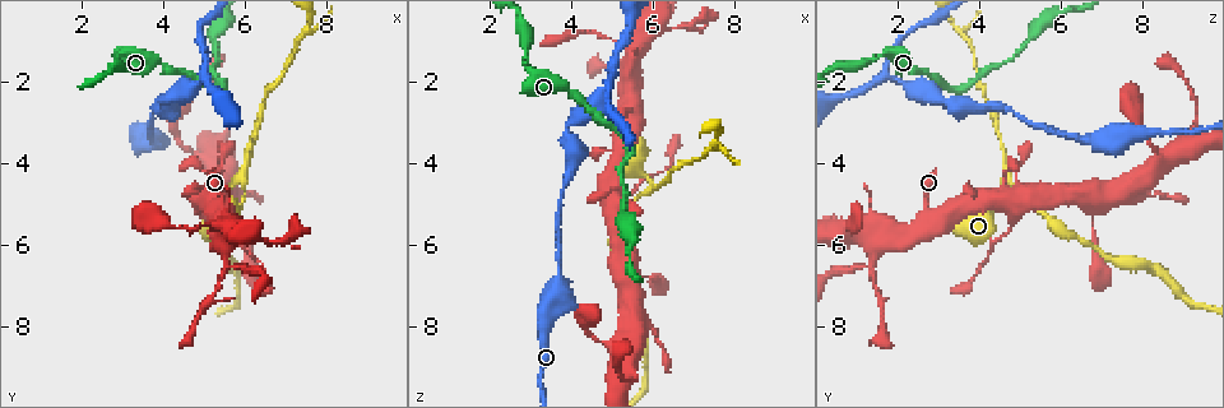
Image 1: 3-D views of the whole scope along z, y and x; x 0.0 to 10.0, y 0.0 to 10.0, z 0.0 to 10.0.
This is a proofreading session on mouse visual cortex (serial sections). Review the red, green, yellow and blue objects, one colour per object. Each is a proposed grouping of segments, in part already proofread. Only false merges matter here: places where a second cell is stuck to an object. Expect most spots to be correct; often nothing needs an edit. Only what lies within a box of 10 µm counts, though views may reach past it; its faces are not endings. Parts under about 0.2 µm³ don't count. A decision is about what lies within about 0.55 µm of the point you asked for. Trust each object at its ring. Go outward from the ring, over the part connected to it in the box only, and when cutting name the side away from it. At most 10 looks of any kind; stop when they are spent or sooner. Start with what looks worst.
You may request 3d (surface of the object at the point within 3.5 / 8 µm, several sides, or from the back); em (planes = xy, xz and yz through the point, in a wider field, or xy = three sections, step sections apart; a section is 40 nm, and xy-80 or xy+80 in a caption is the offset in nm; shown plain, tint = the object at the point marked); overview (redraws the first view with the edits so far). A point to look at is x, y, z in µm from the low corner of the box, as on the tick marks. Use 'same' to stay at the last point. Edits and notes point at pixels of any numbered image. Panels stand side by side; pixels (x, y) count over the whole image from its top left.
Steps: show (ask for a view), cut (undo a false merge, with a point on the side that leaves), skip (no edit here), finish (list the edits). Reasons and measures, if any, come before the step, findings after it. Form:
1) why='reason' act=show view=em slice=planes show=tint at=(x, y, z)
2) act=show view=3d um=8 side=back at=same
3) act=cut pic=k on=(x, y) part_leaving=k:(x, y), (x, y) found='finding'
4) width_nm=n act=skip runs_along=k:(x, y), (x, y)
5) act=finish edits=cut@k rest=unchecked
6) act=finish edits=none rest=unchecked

why='three arms meet' act=show view=3d um=3.5 at=(5.05, 1.90, 1.70)

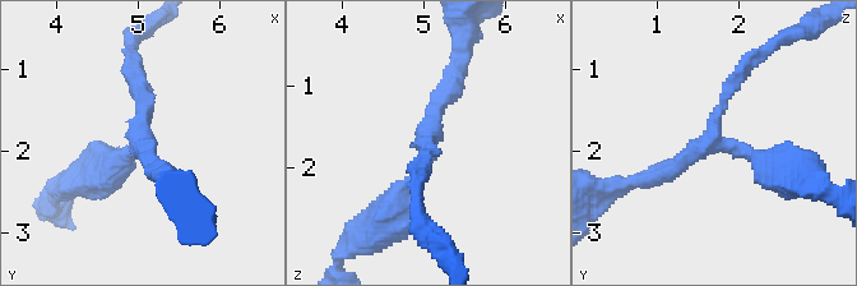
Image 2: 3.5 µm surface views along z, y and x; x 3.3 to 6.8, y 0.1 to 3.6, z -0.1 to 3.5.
arms=3 arm_widths_nm=200,250,350 act=show view=em slice=xy step=3 show=tint at=(5.00, 1.80, 1.70)

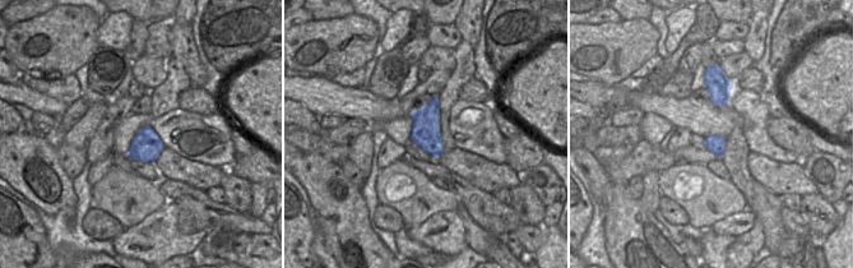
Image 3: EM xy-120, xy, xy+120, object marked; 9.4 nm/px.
act=skip found='continuous, no second cell'

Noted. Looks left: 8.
why='a narrow waist' act=show view=3d um=3.5 at=(5.90, 4.40, 4.65)

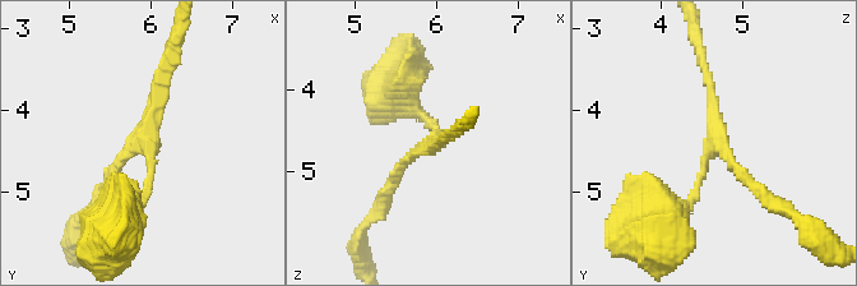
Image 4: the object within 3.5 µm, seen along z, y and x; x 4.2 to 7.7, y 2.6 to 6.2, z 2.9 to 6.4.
why='need the tissue' act=show view=em slice=xy step=3 show=tint at=(5.95, 4.45, 4.65)

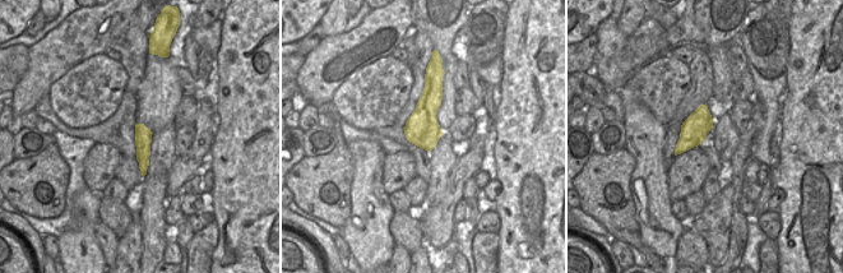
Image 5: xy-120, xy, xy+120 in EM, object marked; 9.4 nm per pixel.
act=show view=em slice=xy step=2 show=tint at=same

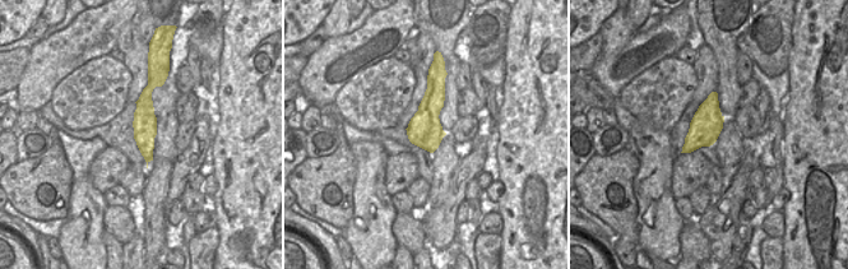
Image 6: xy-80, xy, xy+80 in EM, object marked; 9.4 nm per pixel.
arms=3 arm_widths_nm=150,150,150 act=skip runs_along=4:(415, 111), (438, 137), (383, 195) found='all the same cell'

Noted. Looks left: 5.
why='abrupt turn' act=show view=3d um=3.5 at=(5.45, 2.15, 3.55)

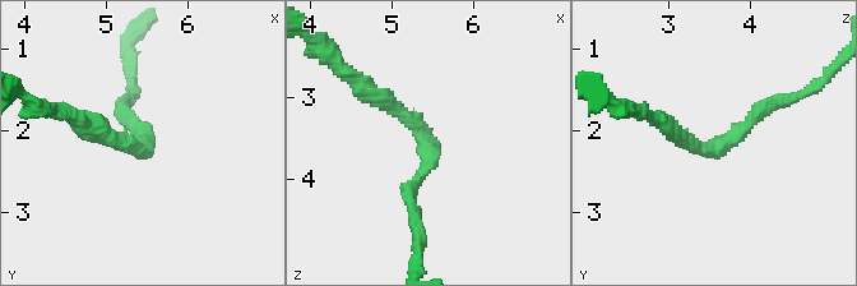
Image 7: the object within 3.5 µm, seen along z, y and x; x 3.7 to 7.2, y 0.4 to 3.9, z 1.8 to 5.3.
arm_widths_nm=200,200 act=show view=em slice=xy step=2 show=tint at=(5.45, 2.25, 3.60)

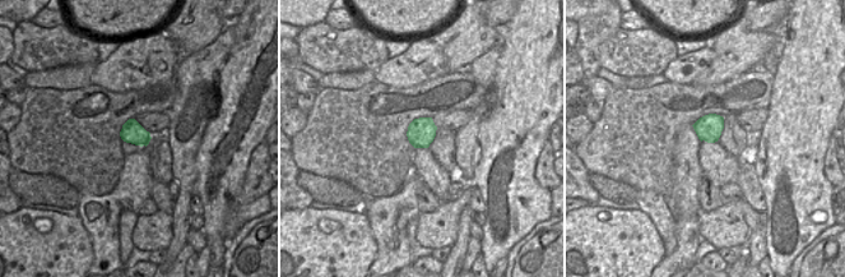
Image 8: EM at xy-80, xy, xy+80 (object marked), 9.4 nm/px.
act=skip found='all the same cell'

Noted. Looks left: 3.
why='a narrow waist' act=show view=3d um=3.5 at=(5.45, 5.90, 1.45)

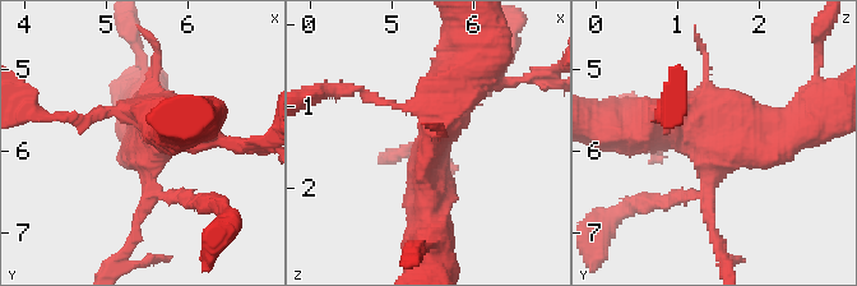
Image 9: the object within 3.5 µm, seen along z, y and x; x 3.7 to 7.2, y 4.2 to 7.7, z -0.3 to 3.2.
why='shape alone is not enough' act=show view=em slice=xy step=5 show=tint at=(5.45, 5.95, 1.50)

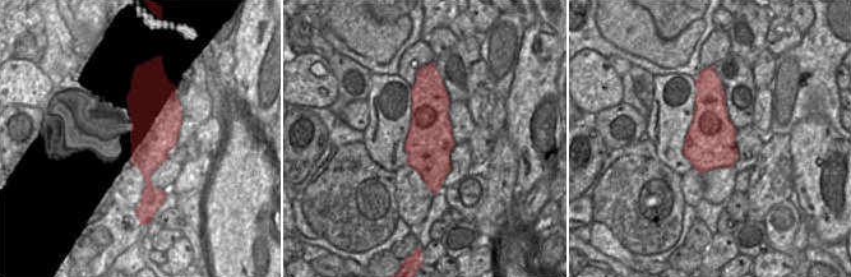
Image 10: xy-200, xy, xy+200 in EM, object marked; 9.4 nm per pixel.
act=skip runs_along=9:(431, 225), (427, 153), (467, 82) found='all the same cell'

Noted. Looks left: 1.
act=finish edits=none rest=unchecked

